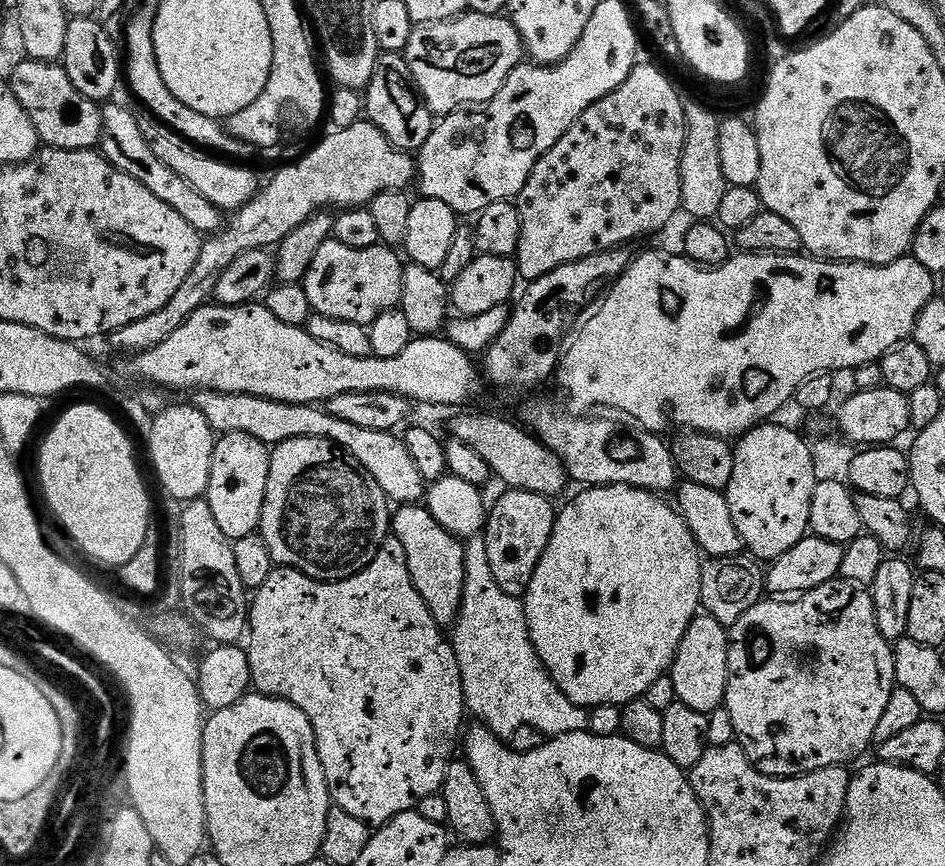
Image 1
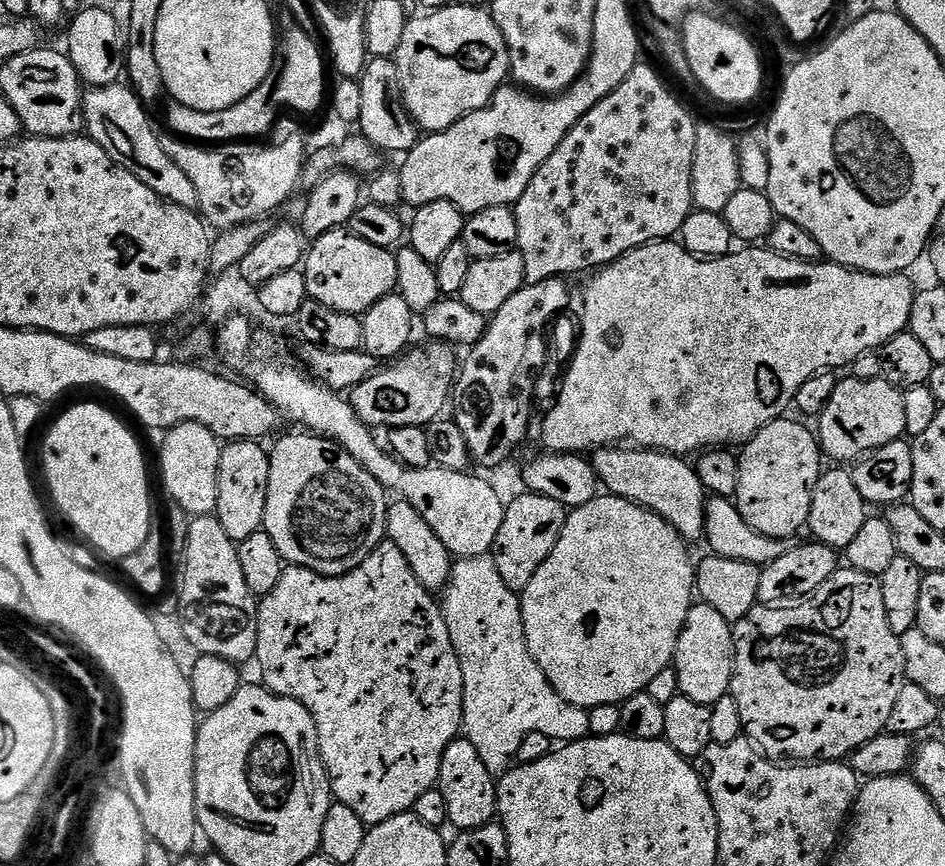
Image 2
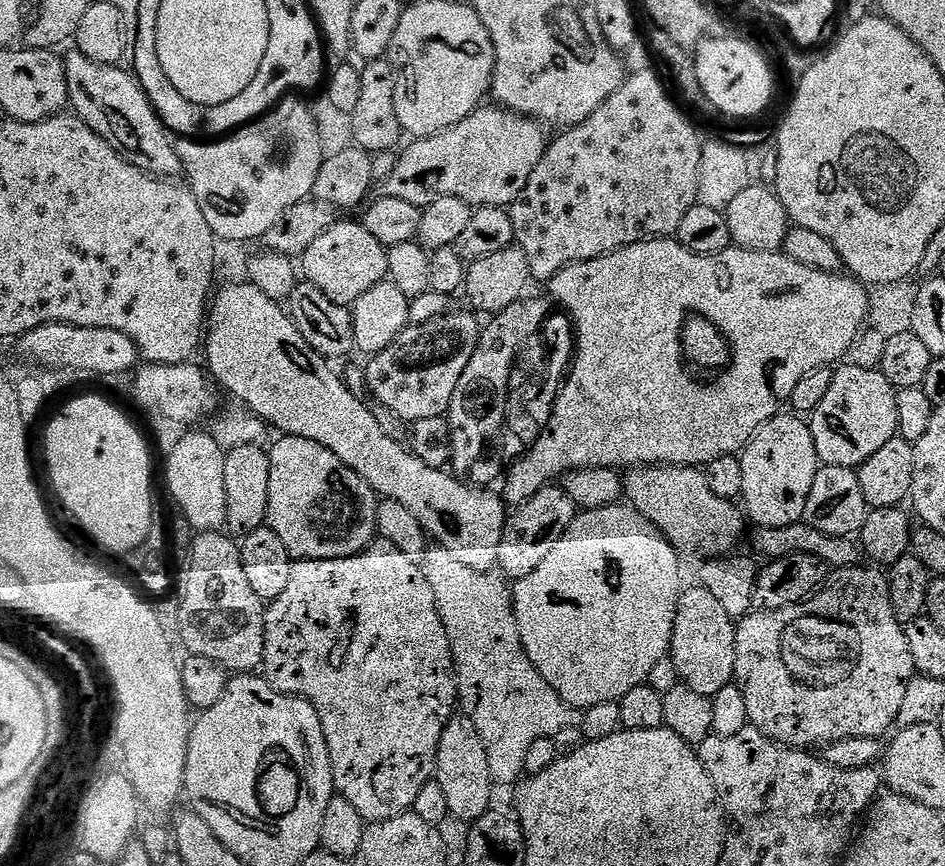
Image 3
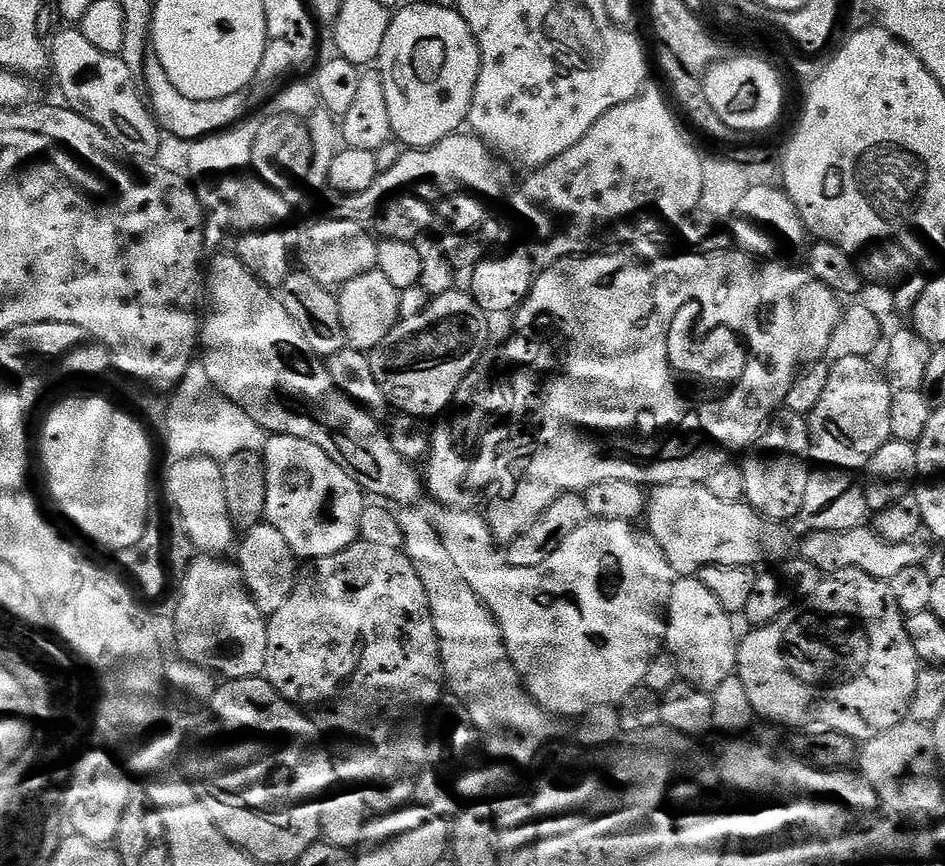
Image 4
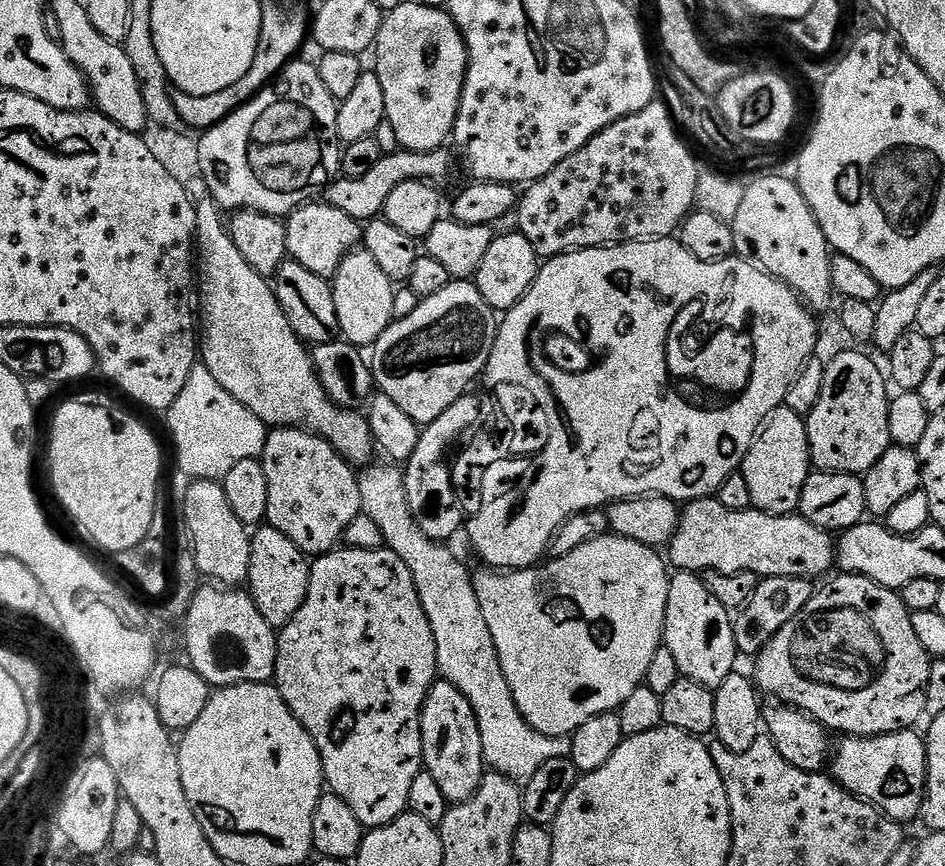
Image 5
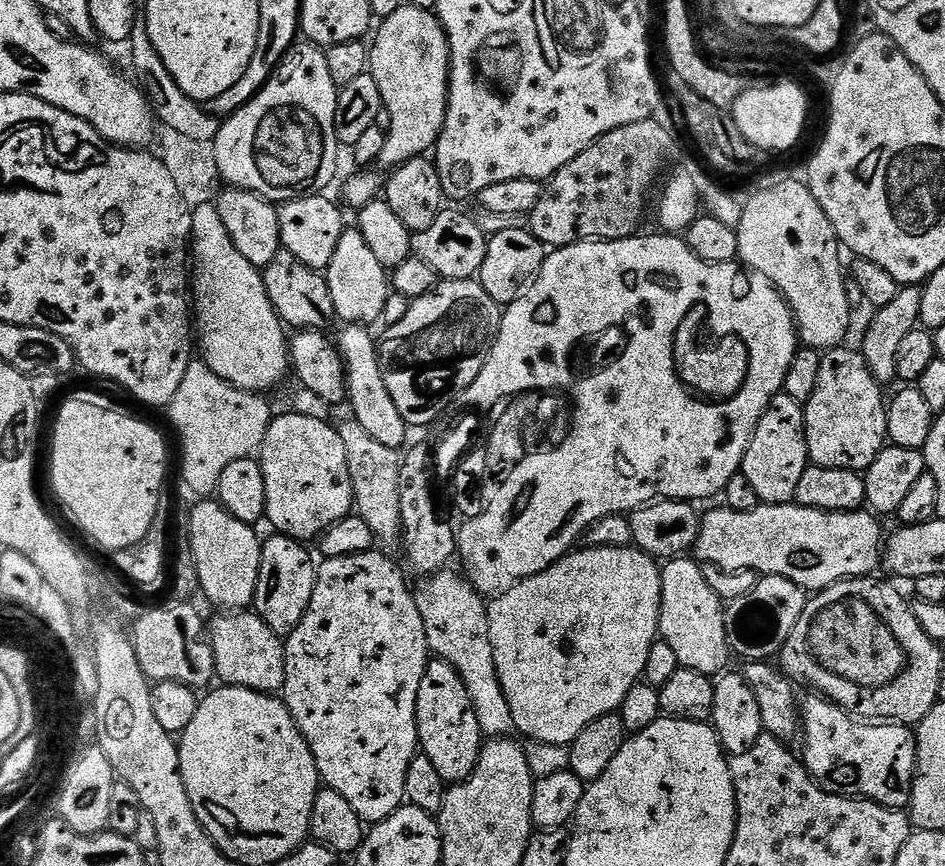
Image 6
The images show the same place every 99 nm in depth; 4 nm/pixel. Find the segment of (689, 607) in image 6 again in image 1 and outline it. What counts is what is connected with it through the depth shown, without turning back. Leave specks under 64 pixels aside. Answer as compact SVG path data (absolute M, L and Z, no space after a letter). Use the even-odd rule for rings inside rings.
M707 614L697 615L686 630L678 646L670 675L674 682L677 701L690 710L711 714L724 703L728 685L728 634L729 629Z

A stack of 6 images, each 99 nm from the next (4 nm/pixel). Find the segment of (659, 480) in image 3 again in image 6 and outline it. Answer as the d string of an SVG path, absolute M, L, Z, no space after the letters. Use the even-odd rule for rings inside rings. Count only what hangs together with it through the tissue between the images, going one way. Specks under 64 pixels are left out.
M795 502L761 504L759 508L745 512L736 512L727 506L719 507L713 512L705 511L700 521L694 556L704 564L713 564L722 570L754 570L760 576L781 576L812 594L822 592L840 580L871 577L875 573L872 571L881 567L886 532L880 529L876 521L879 519L871 511L827 512L804 508Z

